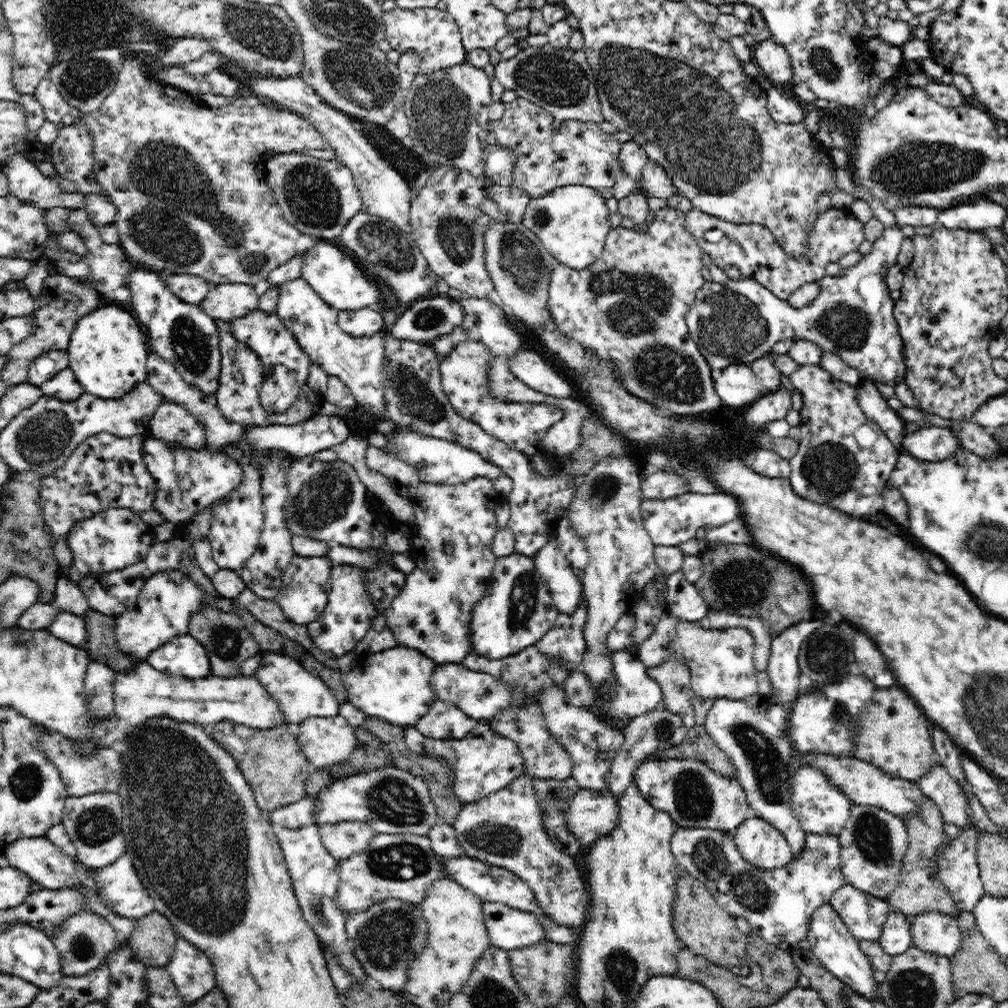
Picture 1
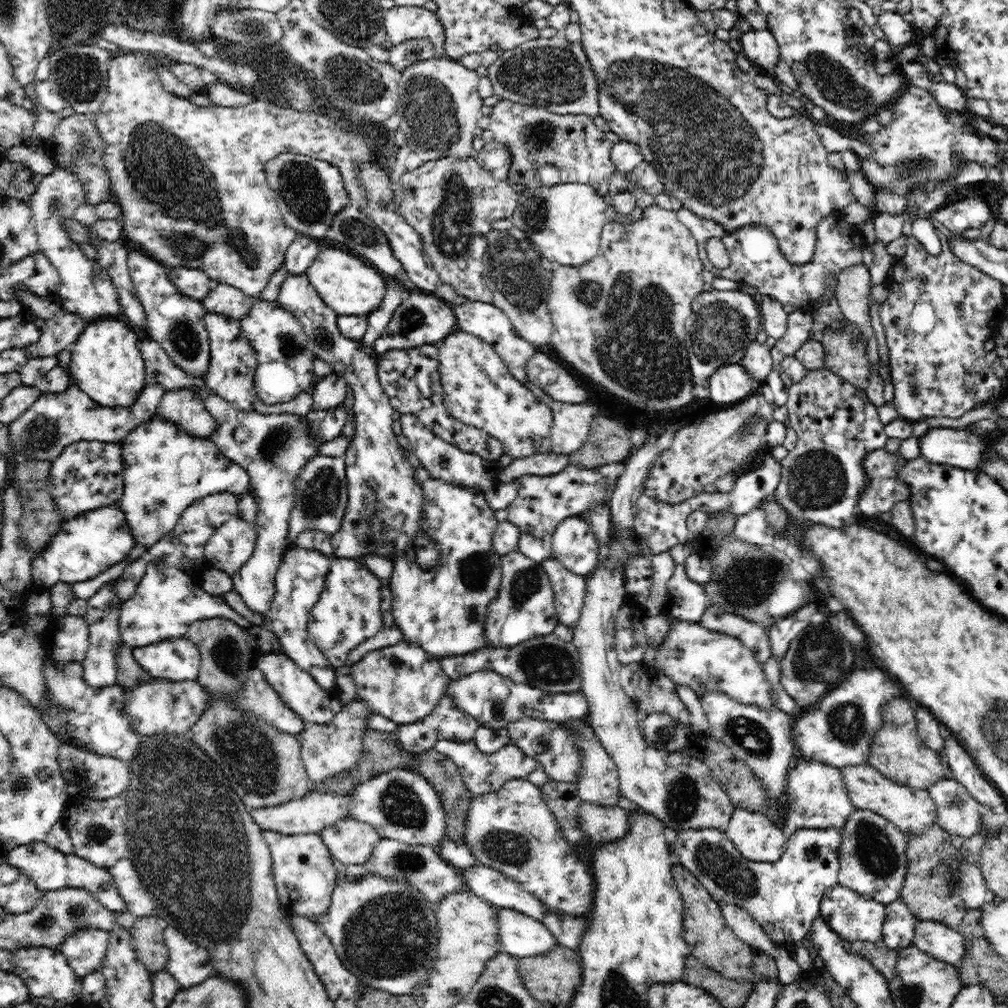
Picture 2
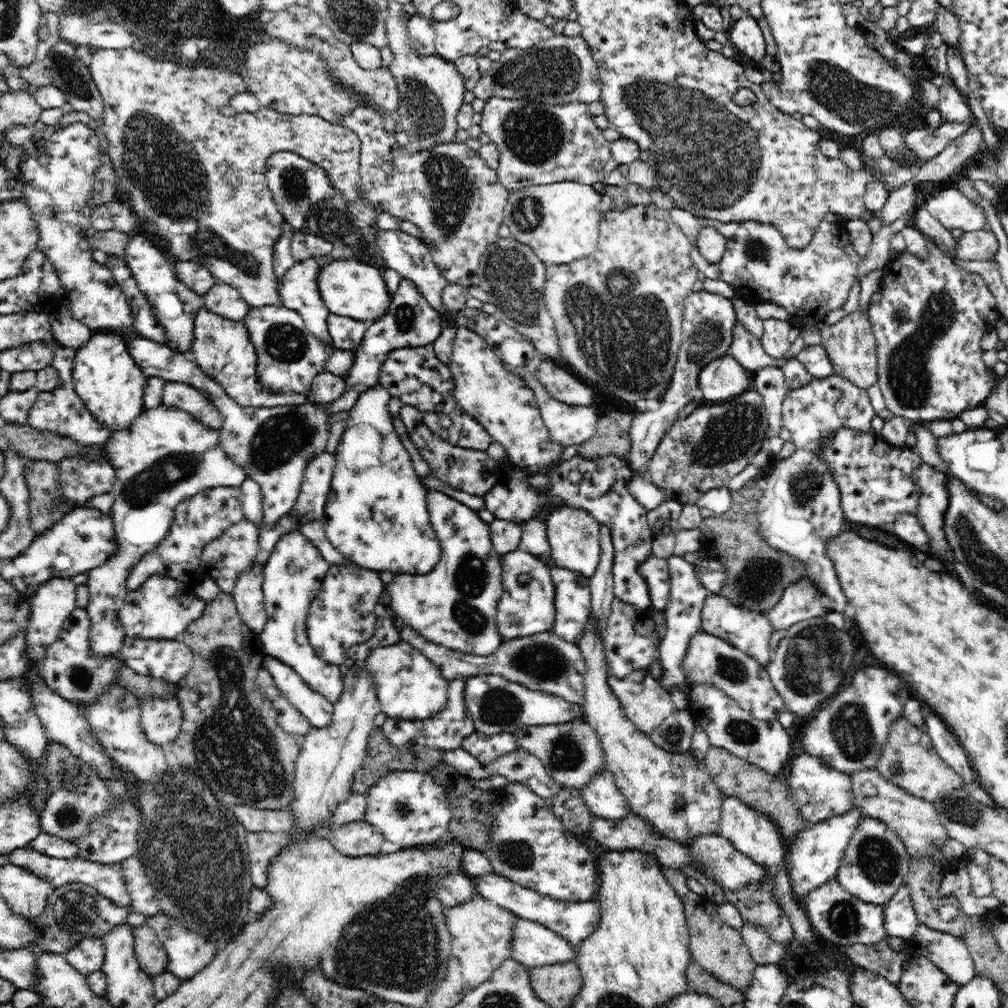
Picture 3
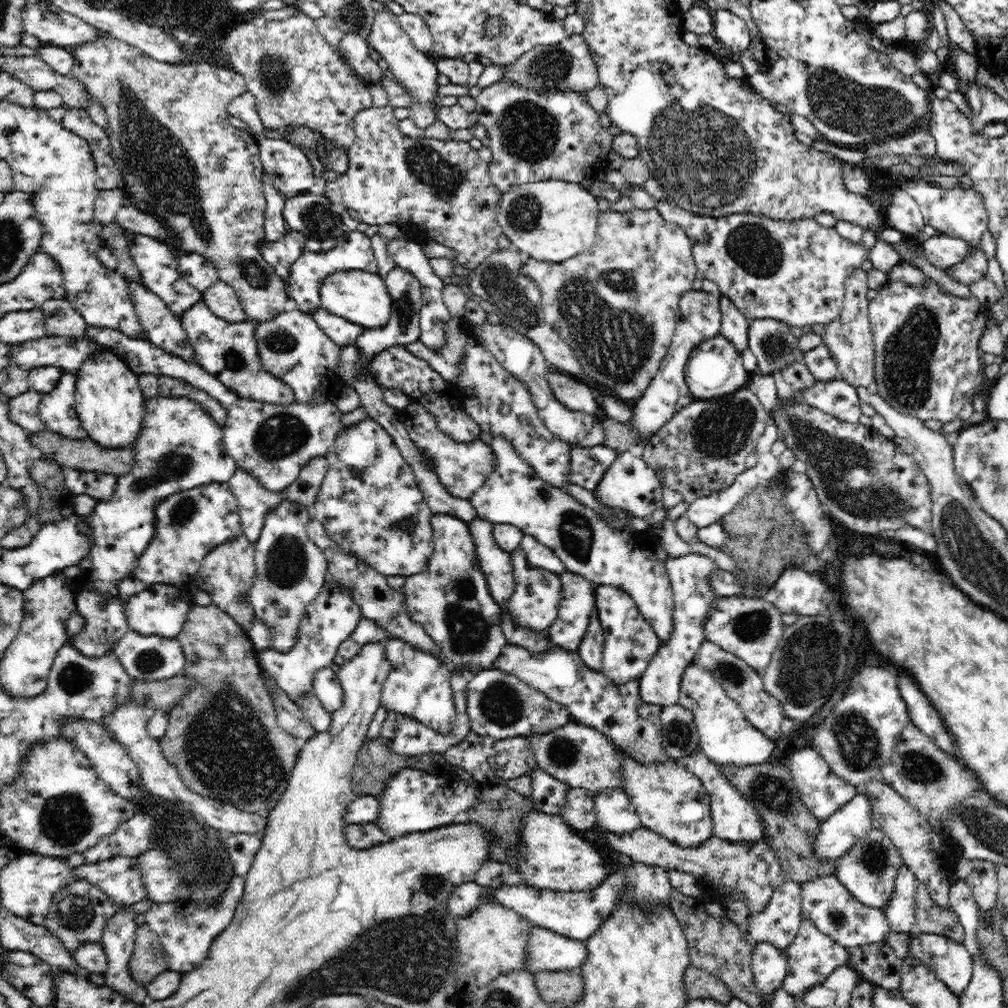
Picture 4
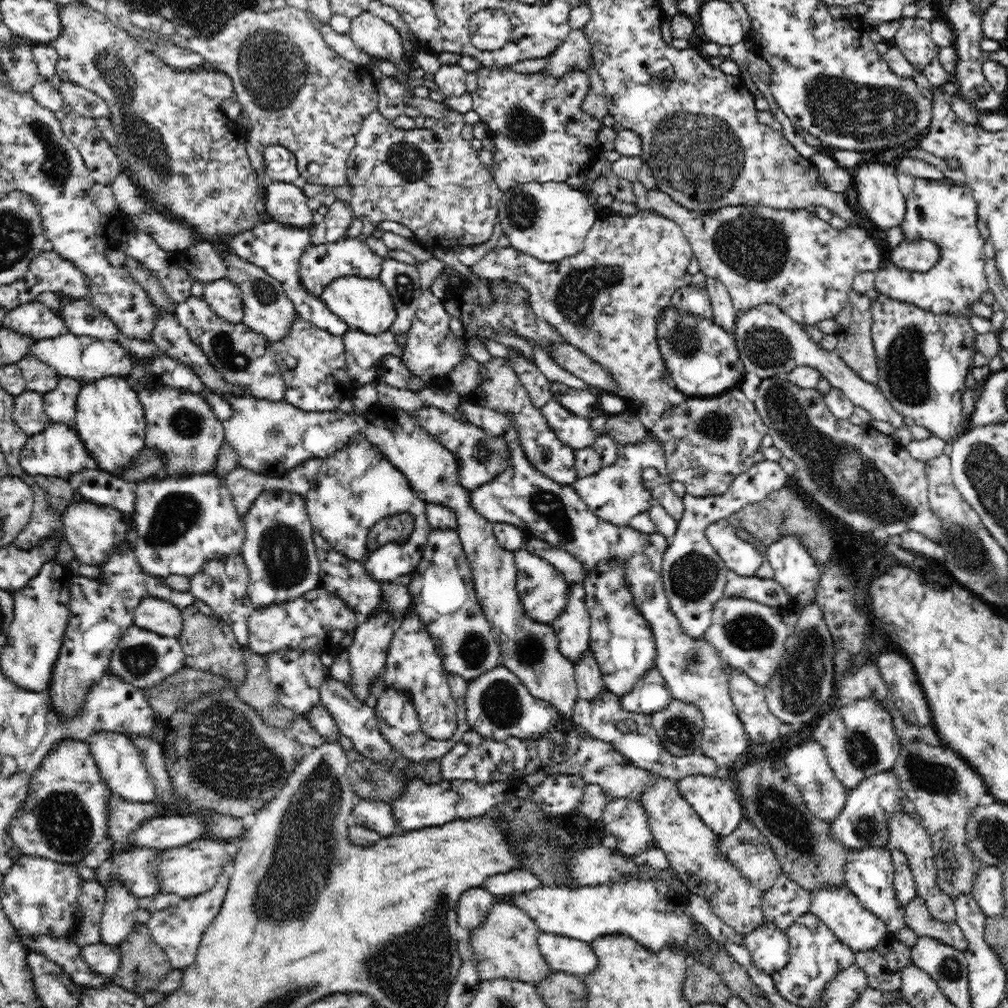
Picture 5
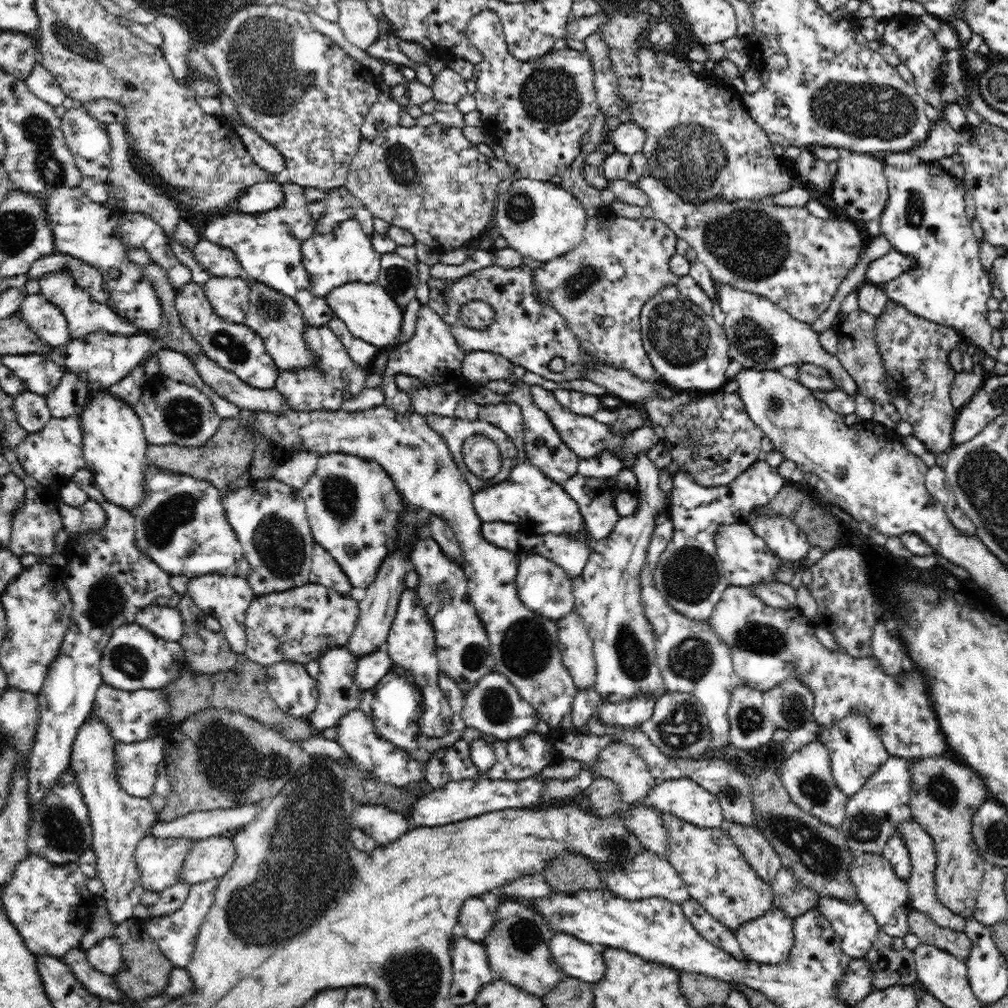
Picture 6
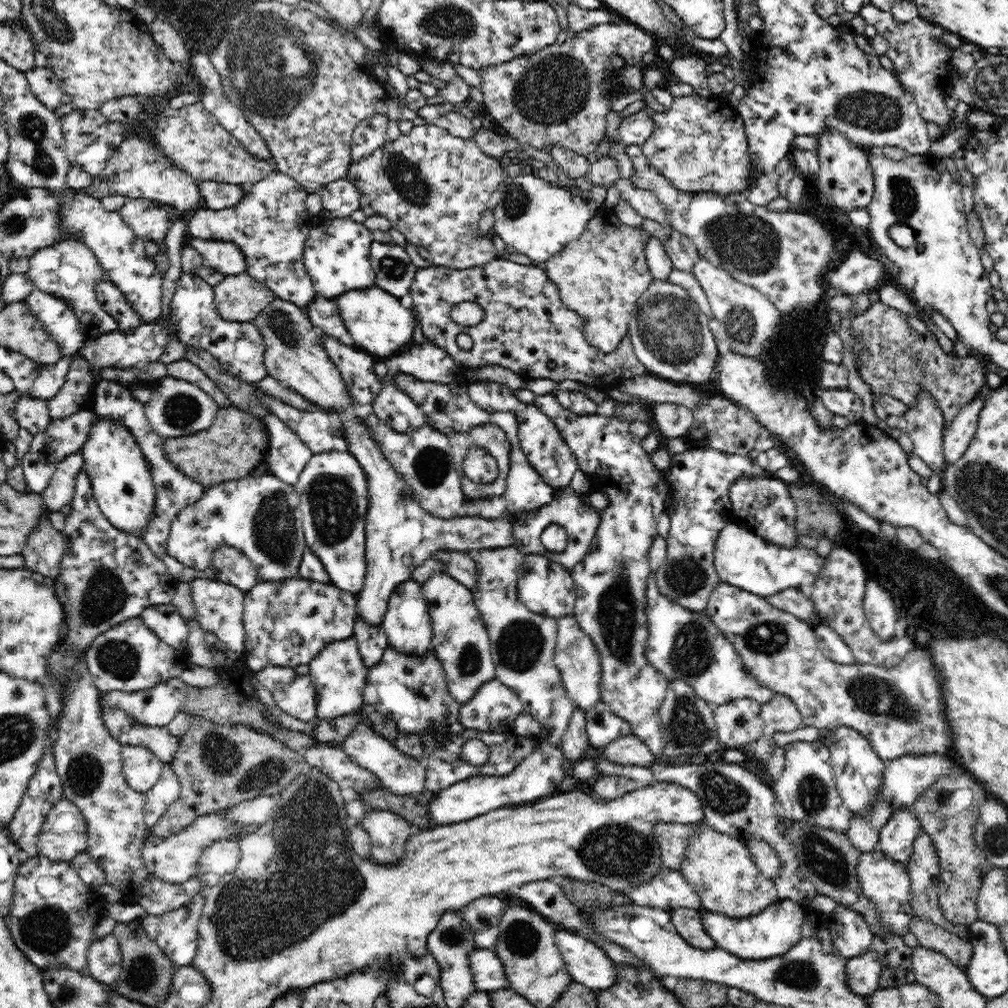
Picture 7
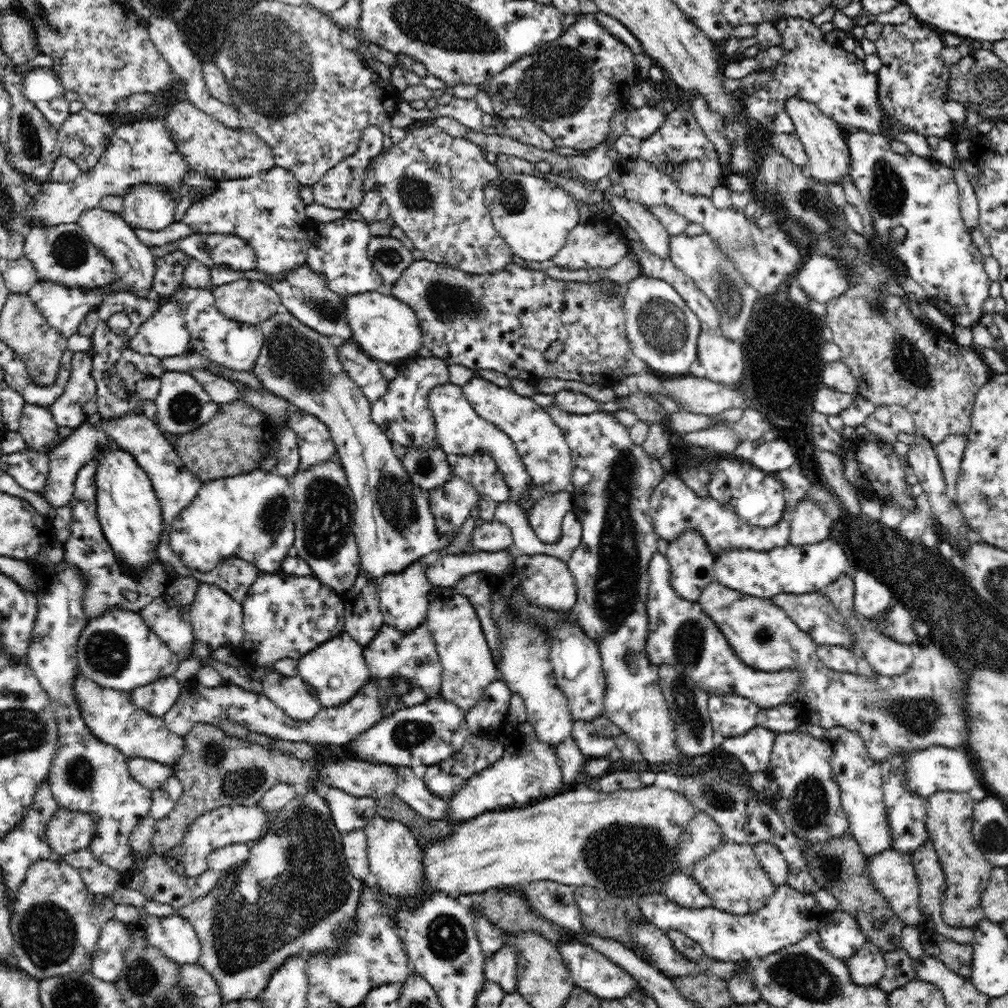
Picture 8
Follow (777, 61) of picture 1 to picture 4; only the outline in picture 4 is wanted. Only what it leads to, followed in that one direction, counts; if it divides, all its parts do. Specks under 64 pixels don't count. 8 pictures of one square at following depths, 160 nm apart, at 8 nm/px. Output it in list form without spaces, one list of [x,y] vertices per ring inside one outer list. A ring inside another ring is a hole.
[[[724,9],[714,11],[713,18],[712,34],[721,45],[734,52],[742,52],[751,45],[751,32],[742,18]]]

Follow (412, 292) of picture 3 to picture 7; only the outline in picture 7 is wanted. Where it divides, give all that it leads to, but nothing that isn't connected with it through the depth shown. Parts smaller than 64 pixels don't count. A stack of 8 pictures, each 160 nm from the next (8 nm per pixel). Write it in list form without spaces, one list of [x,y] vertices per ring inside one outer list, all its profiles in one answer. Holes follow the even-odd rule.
[[[372,241],[370,261],[375,272],[375,286],[402,298],[412,286],[418,268],[397,243]]]

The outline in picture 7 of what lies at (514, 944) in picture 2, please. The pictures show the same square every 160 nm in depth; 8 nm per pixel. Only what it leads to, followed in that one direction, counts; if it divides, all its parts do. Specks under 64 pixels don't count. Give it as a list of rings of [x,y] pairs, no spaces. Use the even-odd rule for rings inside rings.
[[[559,929],[555,943],[574,982],[600,991],[610,988],[619,977],[614,962],[585,937]]]

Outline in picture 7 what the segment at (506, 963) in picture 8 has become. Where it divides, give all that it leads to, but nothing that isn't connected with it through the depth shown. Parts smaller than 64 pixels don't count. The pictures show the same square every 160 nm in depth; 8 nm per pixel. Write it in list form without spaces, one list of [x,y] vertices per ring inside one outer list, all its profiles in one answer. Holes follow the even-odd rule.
[[[475,947],[469,955],[476,991],[494,991],[510,988],[510,981],[503,970],[502,962],[494,951]]]

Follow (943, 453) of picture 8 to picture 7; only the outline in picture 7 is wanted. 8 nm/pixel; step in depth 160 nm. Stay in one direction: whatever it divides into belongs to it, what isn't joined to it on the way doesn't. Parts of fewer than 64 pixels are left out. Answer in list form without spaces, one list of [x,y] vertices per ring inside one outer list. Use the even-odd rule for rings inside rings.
[[[986,388],[977,394],[970,404],[955,416],[950,427],[946,427],[943,434],[943,452],[947,464],[956,463],[968,449],[974,433],[978,430],[978,415],[982,412],[983,396]]]

